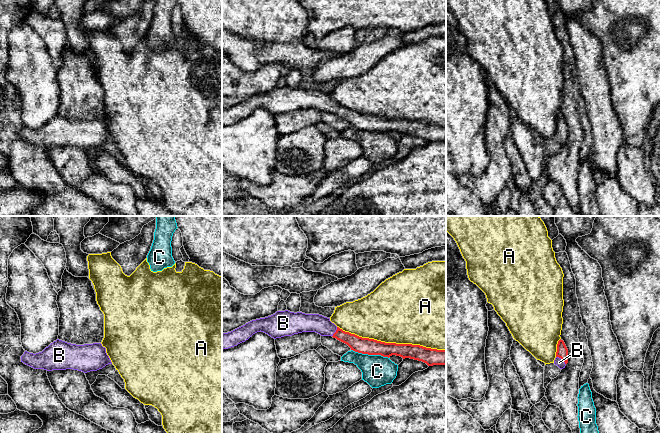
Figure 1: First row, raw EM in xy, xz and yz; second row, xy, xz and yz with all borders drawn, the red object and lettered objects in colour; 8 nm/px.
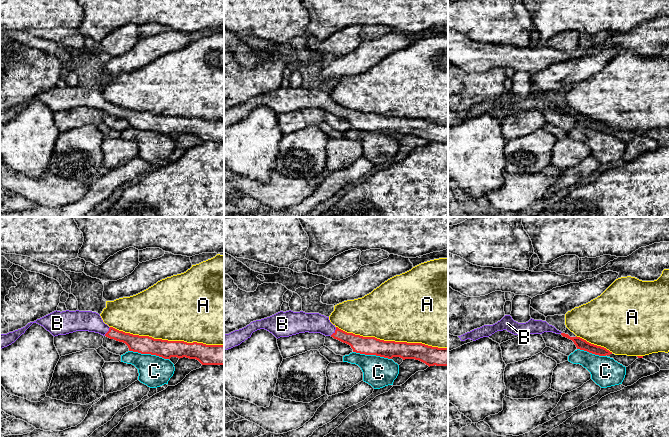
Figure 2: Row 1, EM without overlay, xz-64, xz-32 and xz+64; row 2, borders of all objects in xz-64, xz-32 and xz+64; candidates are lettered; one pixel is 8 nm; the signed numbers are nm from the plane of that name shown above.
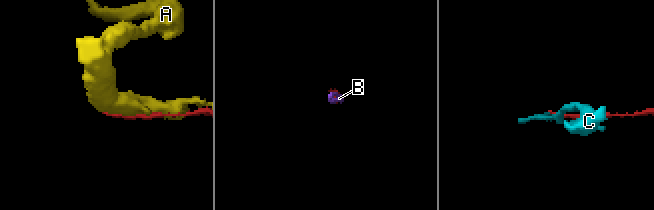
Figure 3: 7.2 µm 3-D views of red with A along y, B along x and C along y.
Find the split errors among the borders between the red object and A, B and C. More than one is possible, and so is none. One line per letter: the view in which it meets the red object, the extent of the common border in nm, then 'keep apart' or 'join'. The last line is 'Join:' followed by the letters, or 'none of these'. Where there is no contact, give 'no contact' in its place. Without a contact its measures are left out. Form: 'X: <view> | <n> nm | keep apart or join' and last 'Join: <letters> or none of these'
A: xz | 900 nm | keep apart
B: yz | 100 nm | join
C: xz | 320 nm | keep apart
Join: B

